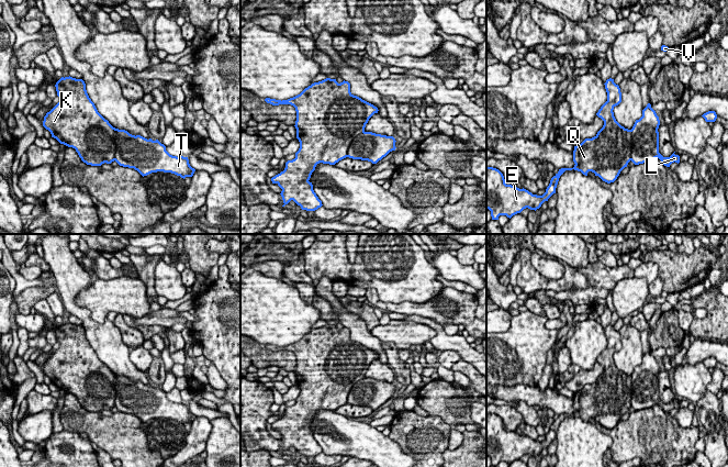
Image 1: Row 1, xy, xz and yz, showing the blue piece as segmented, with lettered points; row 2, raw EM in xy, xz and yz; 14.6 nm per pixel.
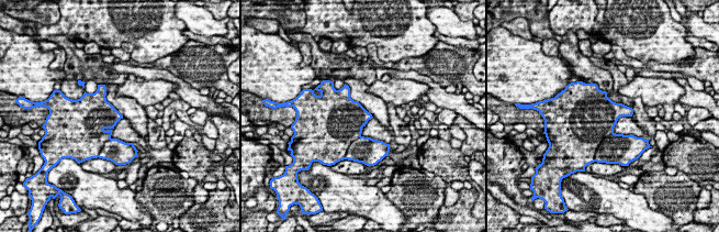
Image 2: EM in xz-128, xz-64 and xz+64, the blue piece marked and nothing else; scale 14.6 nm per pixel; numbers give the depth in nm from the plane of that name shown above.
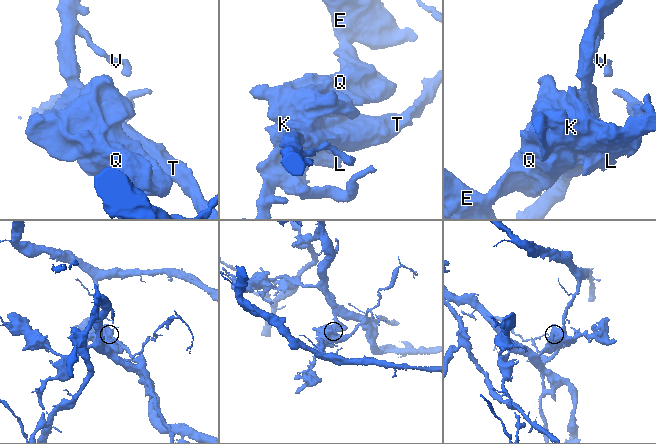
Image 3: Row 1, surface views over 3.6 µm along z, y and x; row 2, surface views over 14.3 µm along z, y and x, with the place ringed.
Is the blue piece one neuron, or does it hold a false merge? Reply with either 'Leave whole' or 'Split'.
Leave whole

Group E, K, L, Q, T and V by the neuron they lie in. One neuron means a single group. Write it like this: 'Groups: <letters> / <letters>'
Groups: E K L Q T V

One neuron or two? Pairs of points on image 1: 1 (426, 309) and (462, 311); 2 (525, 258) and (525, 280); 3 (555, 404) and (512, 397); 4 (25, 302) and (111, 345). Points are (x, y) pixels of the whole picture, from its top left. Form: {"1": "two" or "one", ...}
{"1": "one", "2": "one", "3": "one", "4": "two"}

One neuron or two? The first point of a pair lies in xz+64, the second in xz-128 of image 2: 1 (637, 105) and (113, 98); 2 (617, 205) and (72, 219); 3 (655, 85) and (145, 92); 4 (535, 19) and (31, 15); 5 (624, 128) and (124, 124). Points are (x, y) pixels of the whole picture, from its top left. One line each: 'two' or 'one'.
1: two
2: two
3: one
4: one
5: one

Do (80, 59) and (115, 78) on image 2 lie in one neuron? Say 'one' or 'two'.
one

